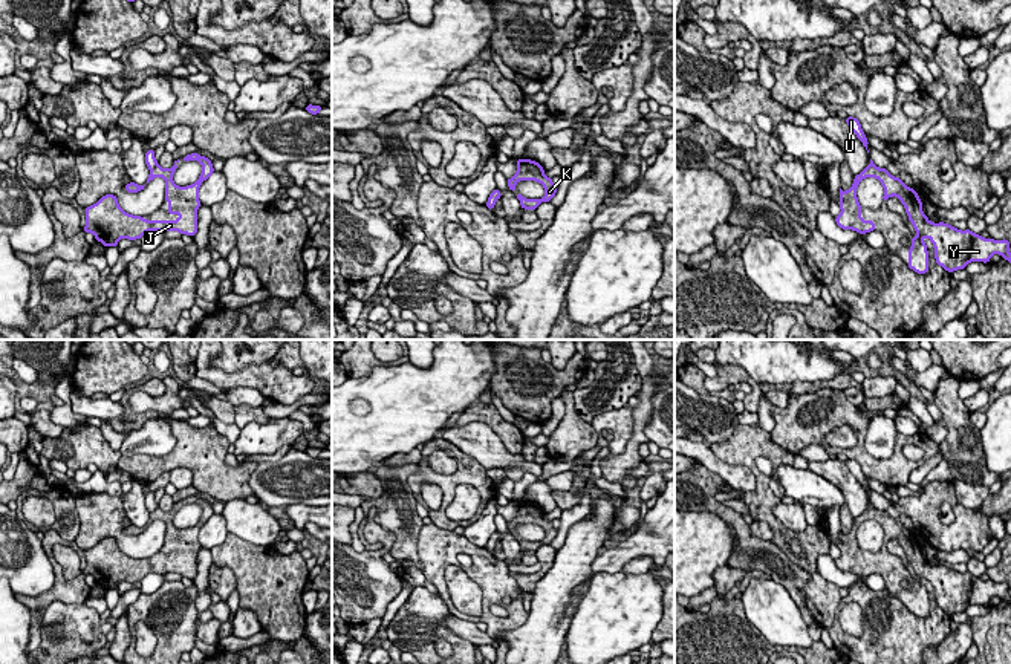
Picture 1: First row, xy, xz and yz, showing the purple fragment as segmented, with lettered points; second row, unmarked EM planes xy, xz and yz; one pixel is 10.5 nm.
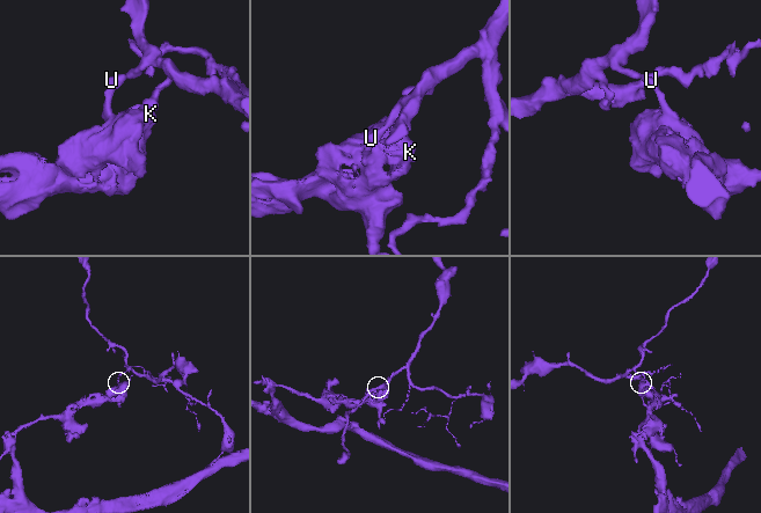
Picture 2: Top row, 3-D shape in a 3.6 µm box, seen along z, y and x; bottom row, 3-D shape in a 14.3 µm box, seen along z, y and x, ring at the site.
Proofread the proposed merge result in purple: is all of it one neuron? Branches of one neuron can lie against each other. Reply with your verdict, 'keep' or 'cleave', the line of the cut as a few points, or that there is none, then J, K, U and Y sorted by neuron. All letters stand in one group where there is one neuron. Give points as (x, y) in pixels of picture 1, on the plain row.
cleave | xy (156, 507), (150, 513) | J K Y / U

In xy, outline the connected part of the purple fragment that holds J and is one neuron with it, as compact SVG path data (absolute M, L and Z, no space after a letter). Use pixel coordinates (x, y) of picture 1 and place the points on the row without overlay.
M197 496L187 497L182 503L197 503L202 506L202 516L196 526L177 529L173 525L179 502L168 513L156 508L150 513L147 522L147 526L158 519L165 522L164 542L168 545L167 555L177 555L177 563L147 563L142 558L128 557L119 549L115 537L106 537L95 548L84 551L87 566L83 574L92 575L106 591L118 589L119 581L141 581L147 574L179 574L194 580L197 575L197 552L200 549L199 531L213 517L214 509L208 500Z

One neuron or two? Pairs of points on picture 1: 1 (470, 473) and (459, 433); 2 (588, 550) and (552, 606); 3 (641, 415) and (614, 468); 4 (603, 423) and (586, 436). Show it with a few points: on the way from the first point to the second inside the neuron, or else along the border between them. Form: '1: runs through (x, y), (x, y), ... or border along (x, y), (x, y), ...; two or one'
1: border along (442, 438), (470, 455), (485, 470); two
2: runs through (574, 563), (560, 580), (555, 592); one
3: runs through (638, 429), (638, 438), (627, 455); one
4: border along (591, 424), (600, 435); two

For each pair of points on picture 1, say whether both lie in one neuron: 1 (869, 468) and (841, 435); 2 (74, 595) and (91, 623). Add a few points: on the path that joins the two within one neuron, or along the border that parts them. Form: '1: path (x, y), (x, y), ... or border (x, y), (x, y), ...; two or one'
1: border (822, 439), (835, 427), (849, 424), (858, 441); two
2: border (83, 603), (54, 600), (43, 612); two

